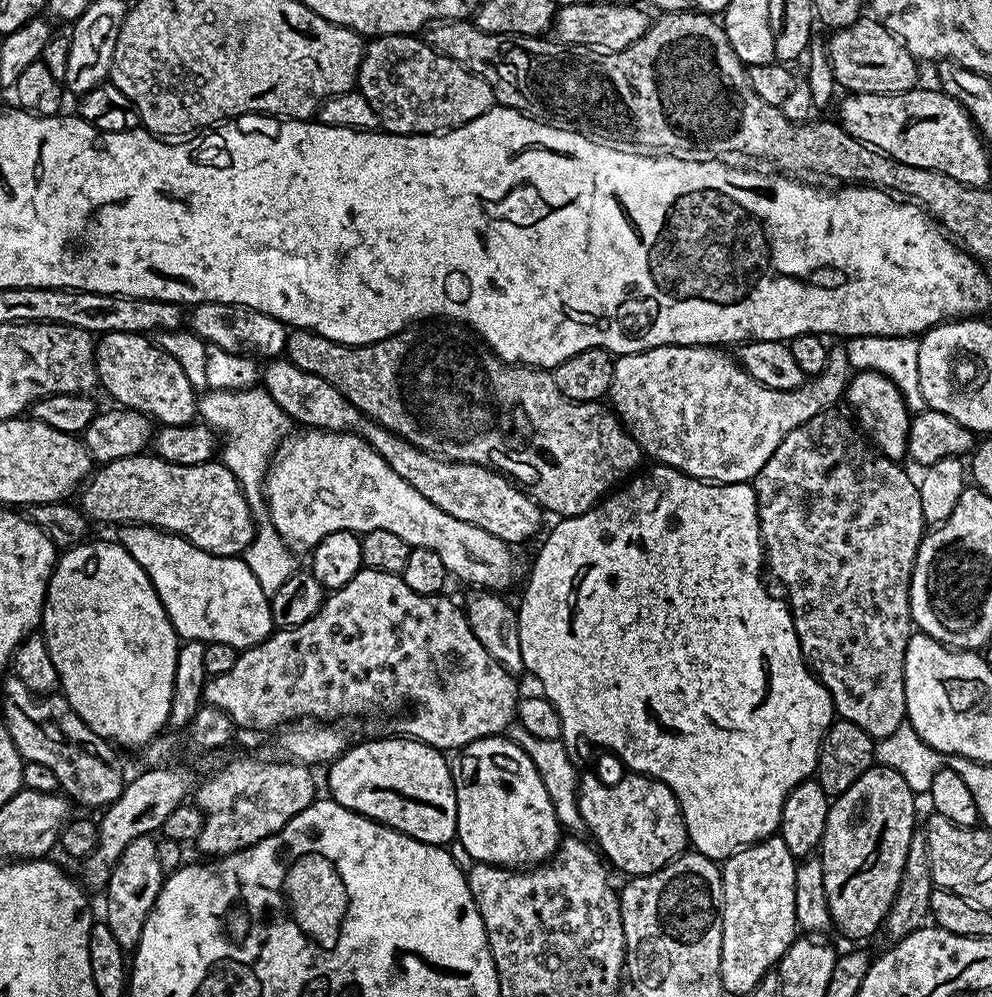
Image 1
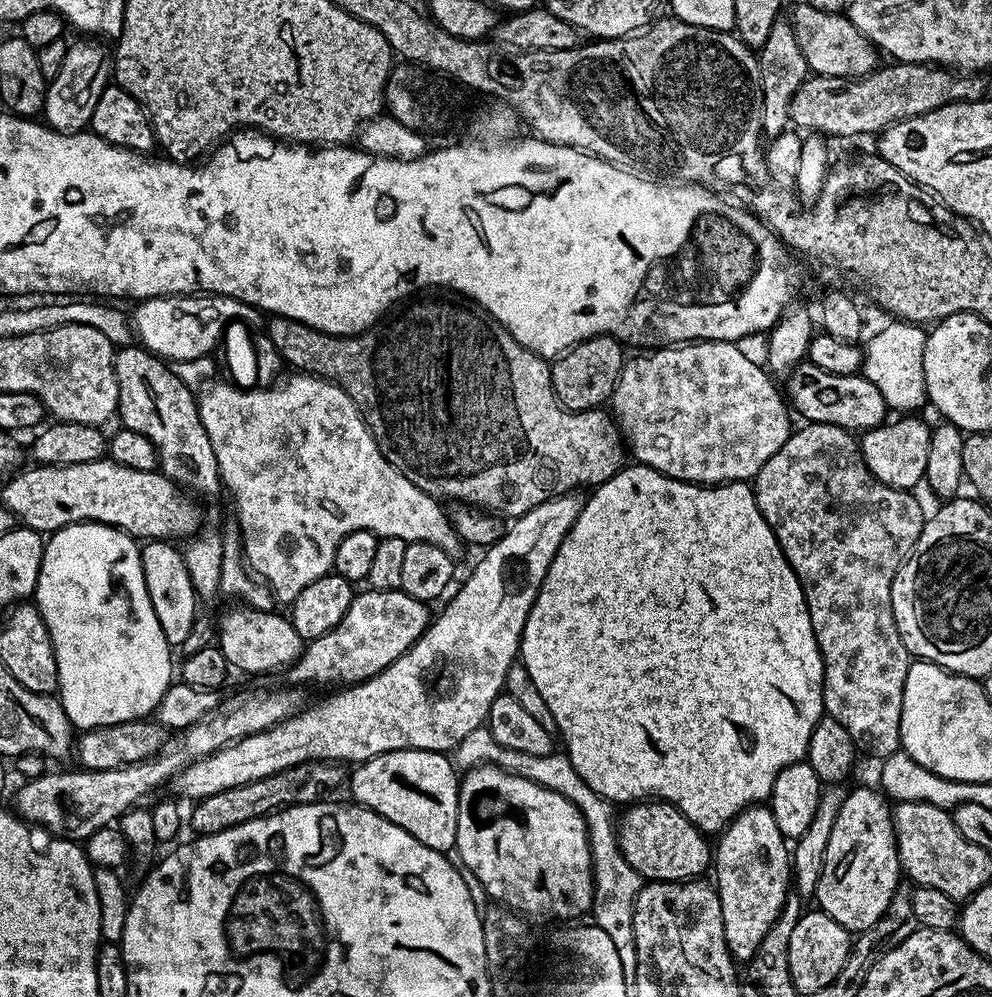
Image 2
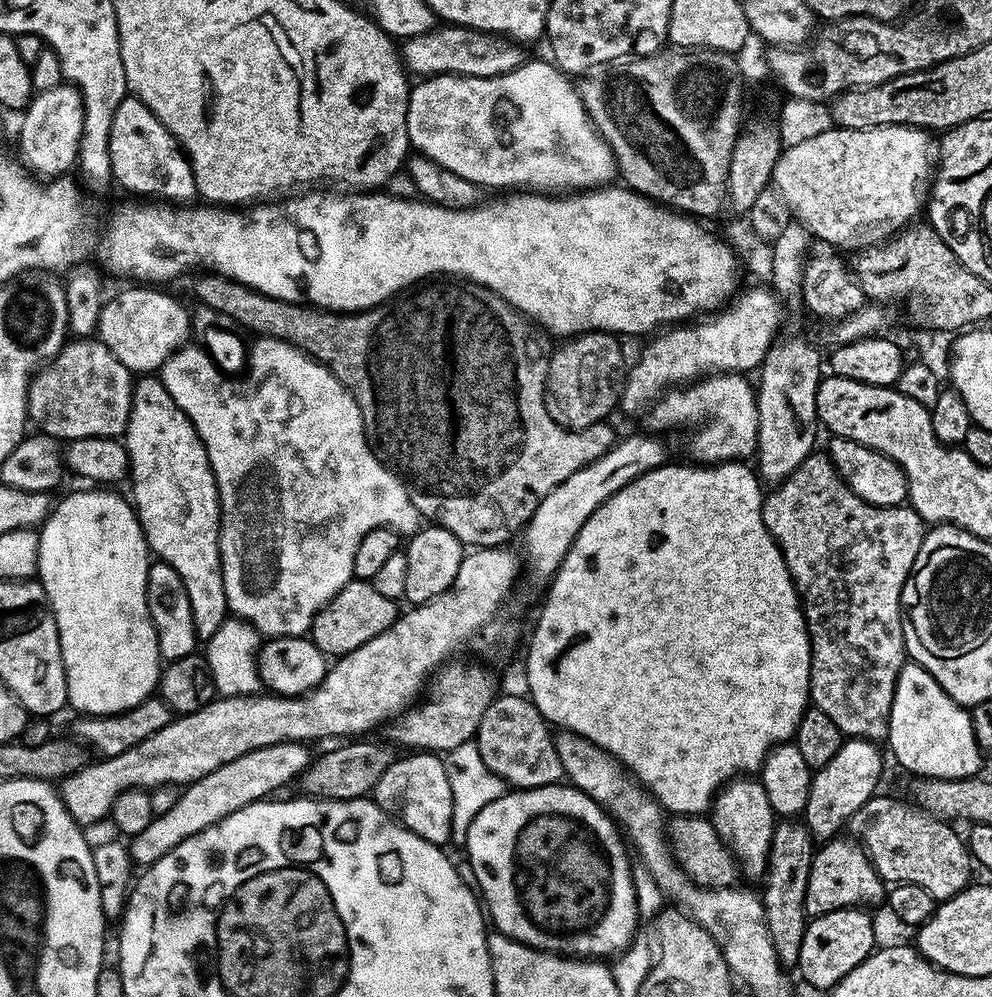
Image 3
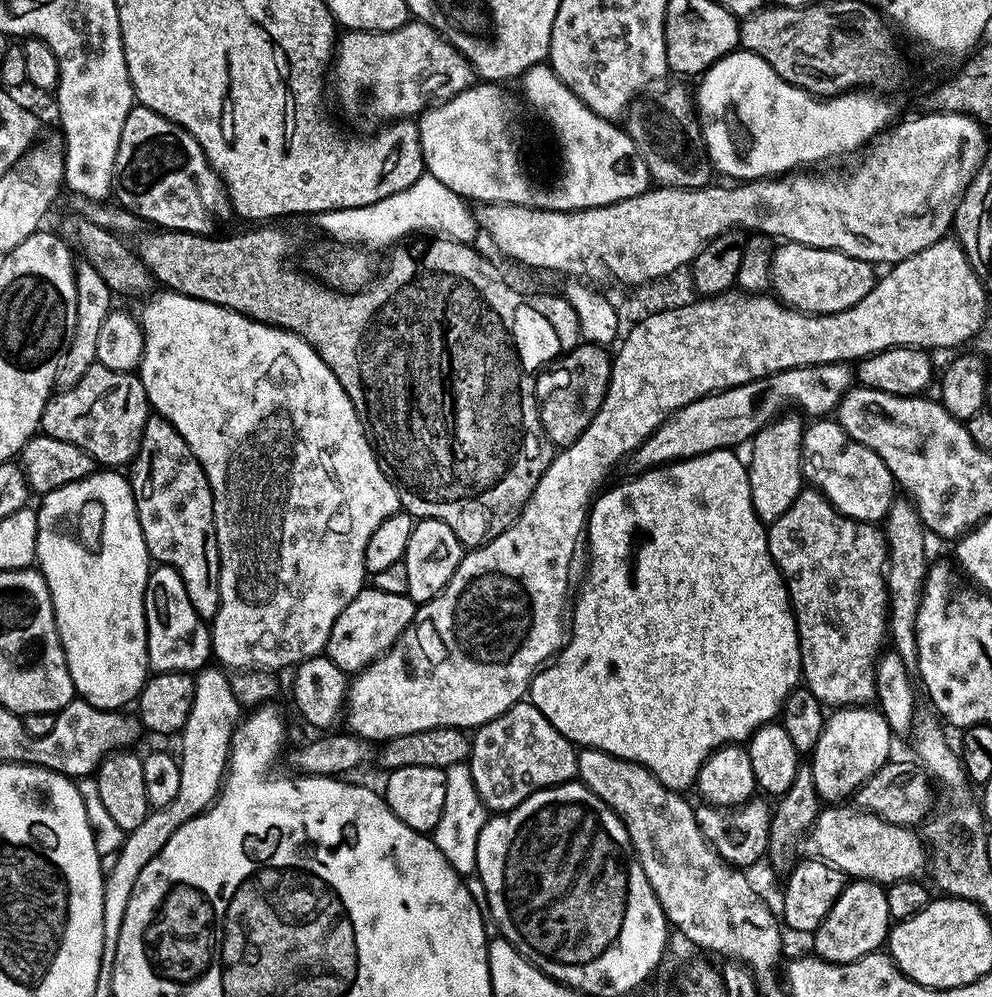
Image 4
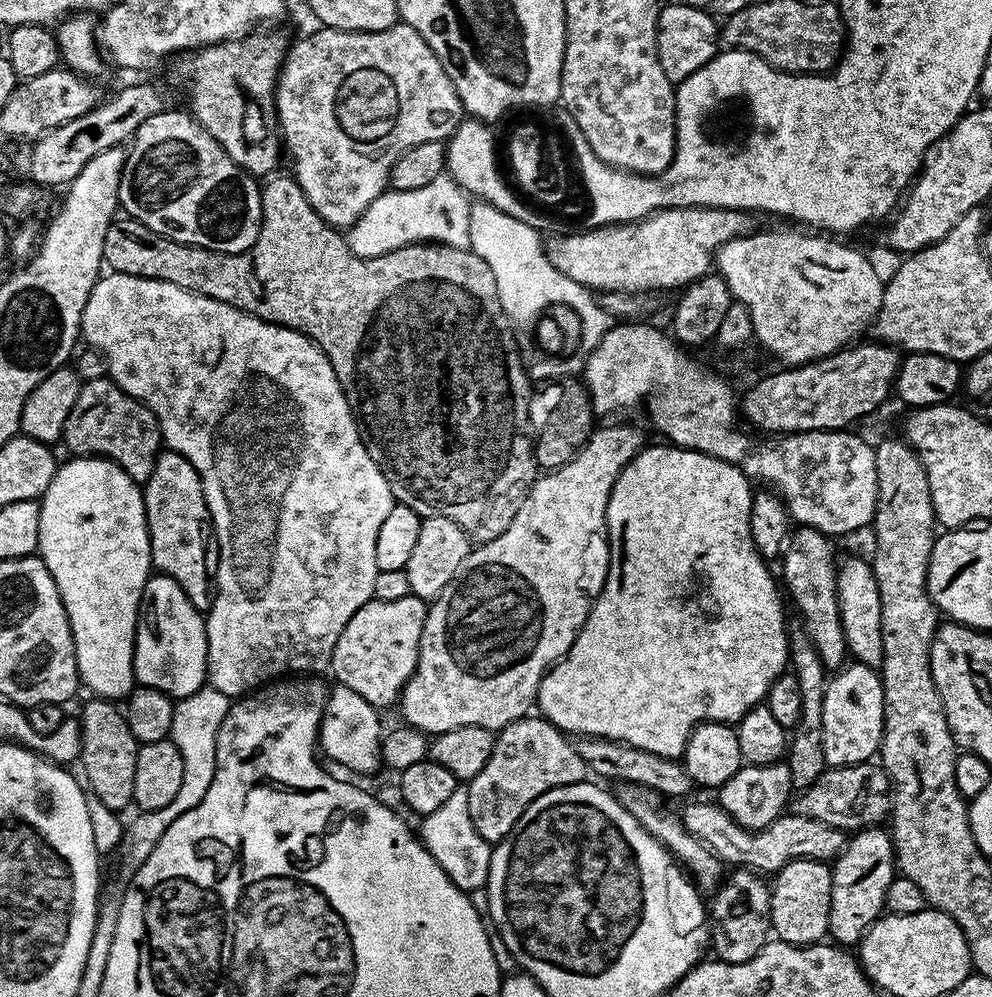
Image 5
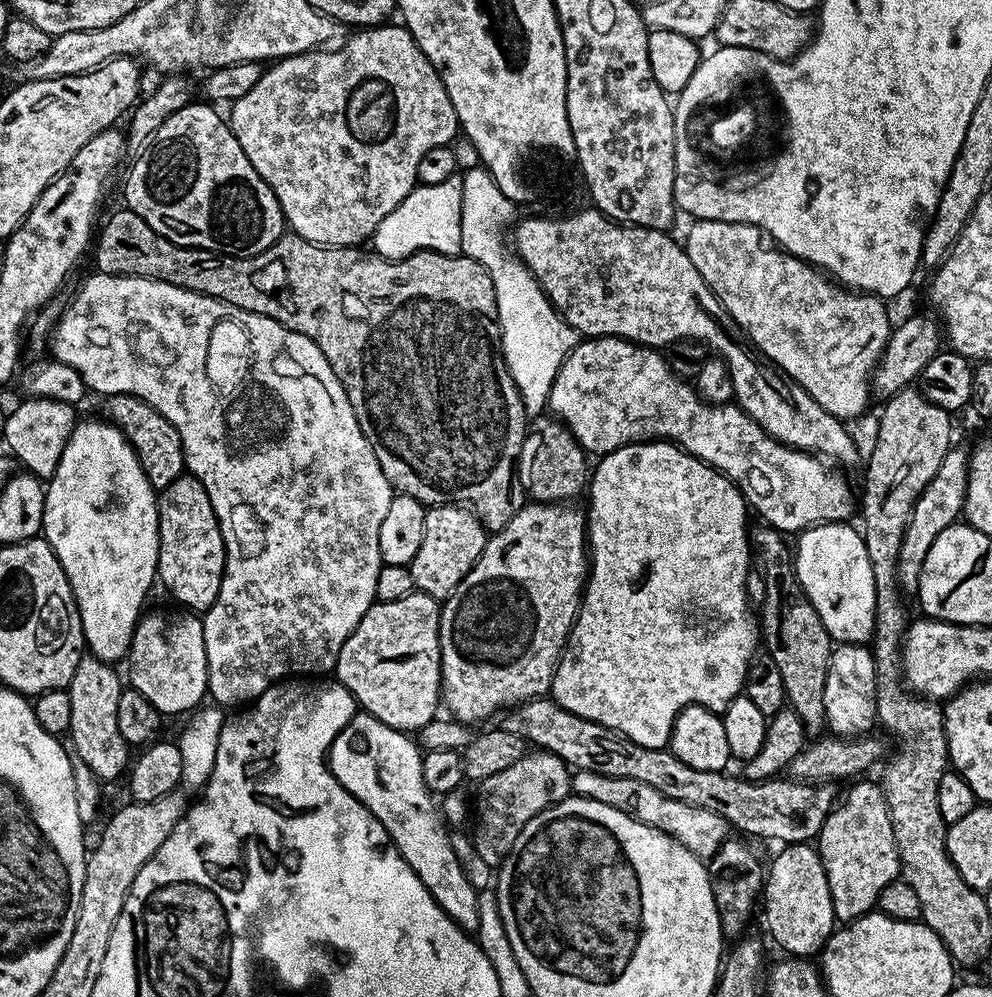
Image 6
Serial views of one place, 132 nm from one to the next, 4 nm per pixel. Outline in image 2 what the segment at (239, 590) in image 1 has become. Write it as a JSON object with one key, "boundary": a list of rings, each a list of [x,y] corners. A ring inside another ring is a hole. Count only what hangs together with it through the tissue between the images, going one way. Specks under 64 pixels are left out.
{"boundary":[[[153,540],[145,543],[140,549],[142,574],[146,578],[146,590],[150,594],[150,602],[154,606],[154,614],[158,614],[158,622],[166,634],[169,644],[183,645],[186,634],[190,634],[192,624],[198,615],[198,597],[190,582],[190,574],[186,570],[186,562],[181,549],[175,543],[164,540]],[[239,607],[218,620],[218,646],[229,665],[240,672],[276,672],[295,664],[304,651],[305,641],[294,630],[291,619],[283,620],[276,610]]]}

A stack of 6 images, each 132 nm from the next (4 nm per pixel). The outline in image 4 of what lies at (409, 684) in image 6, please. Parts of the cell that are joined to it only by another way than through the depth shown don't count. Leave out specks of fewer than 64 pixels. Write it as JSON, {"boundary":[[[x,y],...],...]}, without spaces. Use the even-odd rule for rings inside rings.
{"boundary":[[[371,586],[360,589],[350,606],[338,614],[334,630],[330,630],[326,655],[345,674],[361,672],[368,664],[373,664],[379,656],[391,648],[393,642],[403,634],[406,626],[414,618],[418,605],[407,594],[386,594]]]}

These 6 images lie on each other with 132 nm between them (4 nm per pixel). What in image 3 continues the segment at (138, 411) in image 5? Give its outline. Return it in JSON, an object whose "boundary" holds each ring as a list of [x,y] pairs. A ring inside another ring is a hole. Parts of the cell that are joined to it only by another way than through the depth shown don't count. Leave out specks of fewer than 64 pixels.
{"boundary":[[[72,338],[65,343],[60,352],[53,360],[41,367],[40,371],[35,373],[32,378],[32,384],[28,387],[28,414],[33,425],[37,424],[39,431],[45,436],[54,436],[61,442],[77,440],[78,438],[90,438],[91,436],[110,436],[120,438],[124,435],[124,428],[128,424],[128,415],[132,405],[132,386],[134,383],[133,373],[110,352],[99,338]]]}

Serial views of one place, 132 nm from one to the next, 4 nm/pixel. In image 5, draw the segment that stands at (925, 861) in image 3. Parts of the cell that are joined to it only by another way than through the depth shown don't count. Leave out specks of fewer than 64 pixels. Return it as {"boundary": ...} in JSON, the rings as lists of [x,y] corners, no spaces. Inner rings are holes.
{"boundary":[[[719,803],[688,804],[682,811],[684,829],[694,838],[698,838],[725,865],[743,866],[757,873],[775,874],[781,872],[791,860],[823,860],[835,861],[844,851],[845,833],[834,826],[826,826],[826,822],[818,822],[814,818],[785,814],[779,816],[770,826],[753,832],[751,828],[743,828],[735,818],[725,812]]]}

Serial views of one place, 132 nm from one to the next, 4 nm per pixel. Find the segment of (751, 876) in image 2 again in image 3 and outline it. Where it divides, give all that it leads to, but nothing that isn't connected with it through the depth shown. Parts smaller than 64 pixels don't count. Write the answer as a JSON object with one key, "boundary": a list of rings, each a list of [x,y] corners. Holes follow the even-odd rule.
{"boundary":[[[733,778],[716,793],[712,802],[710,819],[714,830],[722,838],[732,855],[738,861],[741,873],[748,876],[763,877],[768,868],[770,854],[770,838],[772,830],[778,823],[778,817],[772,811],[770,798],[766,798],[766,790],[756,778]]]}

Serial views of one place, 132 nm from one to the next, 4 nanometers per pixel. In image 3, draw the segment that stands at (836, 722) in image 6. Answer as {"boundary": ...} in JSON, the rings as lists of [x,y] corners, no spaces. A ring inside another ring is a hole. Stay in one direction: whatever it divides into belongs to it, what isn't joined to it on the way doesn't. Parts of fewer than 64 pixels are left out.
{"boundary":[[[845,739],[842,747],[826,762],[826,766],[815,769],[810,798],[802,813],[802,823],[808,827],[813,841],[835,840],[848,827],[848,820],[866,806],[870,797],[877,795],[880,775],[884,772],[884,760],[875,743],[870,740]]]}

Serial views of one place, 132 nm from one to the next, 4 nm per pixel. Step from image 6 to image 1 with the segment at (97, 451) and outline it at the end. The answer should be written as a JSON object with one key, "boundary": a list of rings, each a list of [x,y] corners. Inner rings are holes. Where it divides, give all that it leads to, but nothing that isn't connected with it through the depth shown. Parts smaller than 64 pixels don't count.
{"boundary":[[[96,540],[93,544],[91,542],[77,544],[76,547],[59,553],[56,567],[52,569],[52,577],[48,580],[48,592],[44,595],[42,635],[50,650],[50,658],[58,670],[60,688],[64,699],[91,726],[94,734],[98,734],[103,740],[107,740],[121,749],[124,747],[140,750],[143,749],[145,744],[149,744],[155,736],[161,735],[165,731],[166,725],[169,723],[168,715],[170,714],[172,691],[174,690],[174,666],[178,658],[180,644],[176,631],[172,629],[170,618],[150,582],[150,578],[144,573],[142,566],[138,566],[138,562],[134,562],[134,558],[122,545],[113,541],[111,544],[108,540]]]}

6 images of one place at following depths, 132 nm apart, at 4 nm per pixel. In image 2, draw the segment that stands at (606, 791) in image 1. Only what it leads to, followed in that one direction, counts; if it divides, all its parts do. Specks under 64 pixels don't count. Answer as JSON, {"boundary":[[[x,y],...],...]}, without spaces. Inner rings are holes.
{"boundary":[[[636,802],[625,807],[623,812],[616,834],[620,852],[645,881],[694,880],[703,877],[707,868],[709,871],[714,860],[709,837],[693,826],[672,804]]]}

